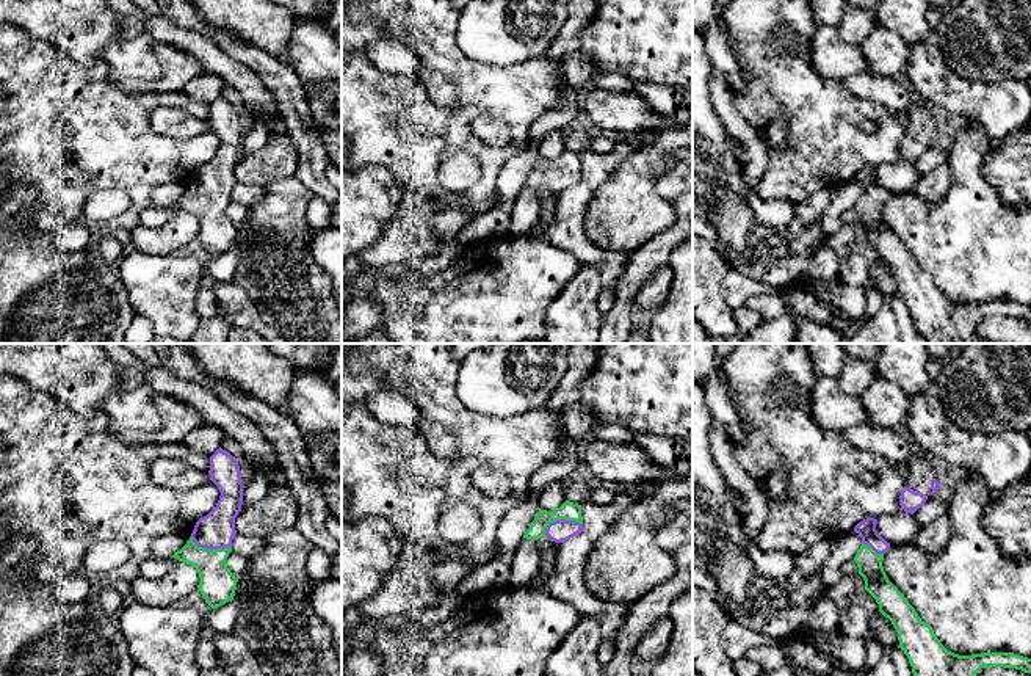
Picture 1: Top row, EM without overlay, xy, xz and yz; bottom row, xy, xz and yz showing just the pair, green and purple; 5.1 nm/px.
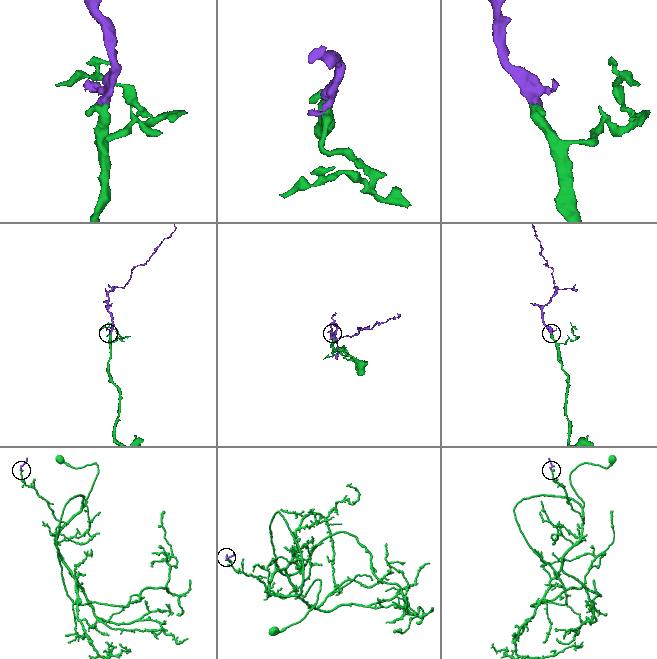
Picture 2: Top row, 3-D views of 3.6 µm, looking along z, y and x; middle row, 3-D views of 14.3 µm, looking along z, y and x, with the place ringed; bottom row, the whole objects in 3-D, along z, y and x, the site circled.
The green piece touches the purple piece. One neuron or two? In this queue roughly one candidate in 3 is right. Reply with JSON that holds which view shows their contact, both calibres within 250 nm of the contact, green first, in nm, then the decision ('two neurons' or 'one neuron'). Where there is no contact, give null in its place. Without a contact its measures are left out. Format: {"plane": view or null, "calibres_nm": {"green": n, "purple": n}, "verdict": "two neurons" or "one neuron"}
{"plane": "xz", "calibres_nm": {"green": 100, "purple": 120}, "verdict": "one neuron"}

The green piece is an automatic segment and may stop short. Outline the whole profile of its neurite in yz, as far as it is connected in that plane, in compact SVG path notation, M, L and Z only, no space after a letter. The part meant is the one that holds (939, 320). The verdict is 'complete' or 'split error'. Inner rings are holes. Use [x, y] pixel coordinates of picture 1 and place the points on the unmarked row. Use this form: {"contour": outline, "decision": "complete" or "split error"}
{"contour": "M866 166L854 176L862 187L854 210L865 229L865 238L879 253L898 281L899 295L909 307L915 331L928 343L970 343L981 317L1004 315L1031 322L1031 307L1014 301L959 304L948 300L904 243L888 229L882 209L890 198L876 179L877 168Z", "decision": "split error"}

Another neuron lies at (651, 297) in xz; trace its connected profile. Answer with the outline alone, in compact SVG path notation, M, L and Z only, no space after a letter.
M663 265L646 281L635 298L636 311L655 312L667 298L674 273L669 265Z

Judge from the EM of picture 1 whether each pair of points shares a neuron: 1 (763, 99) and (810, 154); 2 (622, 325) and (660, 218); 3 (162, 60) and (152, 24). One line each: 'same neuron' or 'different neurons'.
1: same neuron
2: different neurons
3: different neurons

